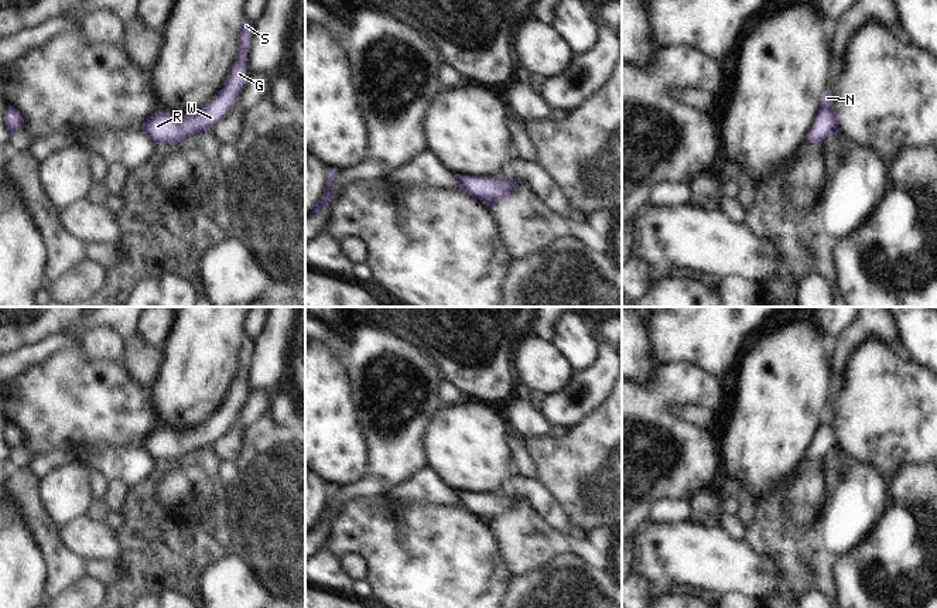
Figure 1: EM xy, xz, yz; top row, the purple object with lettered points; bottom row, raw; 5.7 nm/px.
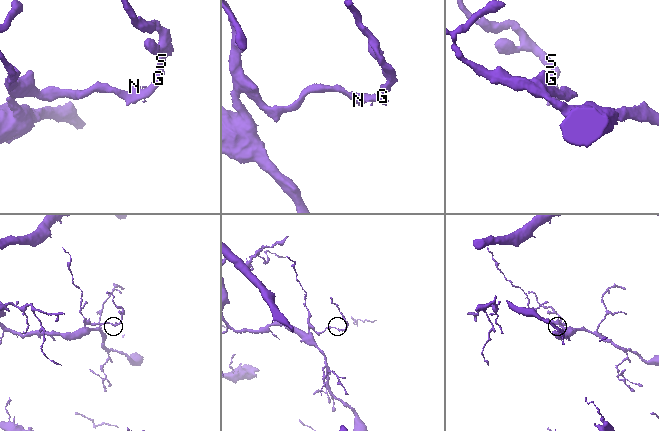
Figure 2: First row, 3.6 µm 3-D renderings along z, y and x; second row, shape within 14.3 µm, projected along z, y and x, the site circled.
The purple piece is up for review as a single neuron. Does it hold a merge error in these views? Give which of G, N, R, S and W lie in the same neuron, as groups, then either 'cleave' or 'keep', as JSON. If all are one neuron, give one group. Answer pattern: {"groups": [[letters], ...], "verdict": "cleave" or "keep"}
{"groups": [["G", "N", "R", "S", "W"]], "verdict": "keep"}

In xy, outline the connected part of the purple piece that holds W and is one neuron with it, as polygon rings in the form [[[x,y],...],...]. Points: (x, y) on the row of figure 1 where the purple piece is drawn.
[[[244,20],[239,30],[239,52],[225,86],[199,110],[187,115],[172,115],[155,110],[141,123],[141,131],[150,139],[153,148],[160,143],[171,147],[179,144],[188,136],[211,130],[230,112],[239,93],[247,82],[246,49],[253,33],[253,23]]]

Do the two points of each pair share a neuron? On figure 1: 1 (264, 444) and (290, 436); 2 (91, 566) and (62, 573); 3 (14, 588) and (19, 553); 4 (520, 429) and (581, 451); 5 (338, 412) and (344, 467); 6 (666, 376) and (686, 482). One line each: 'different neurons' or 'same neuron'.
1: same neuron
2: different neurons
3: same neuron
4: different neurons
5: same neuron
6: same neuron

